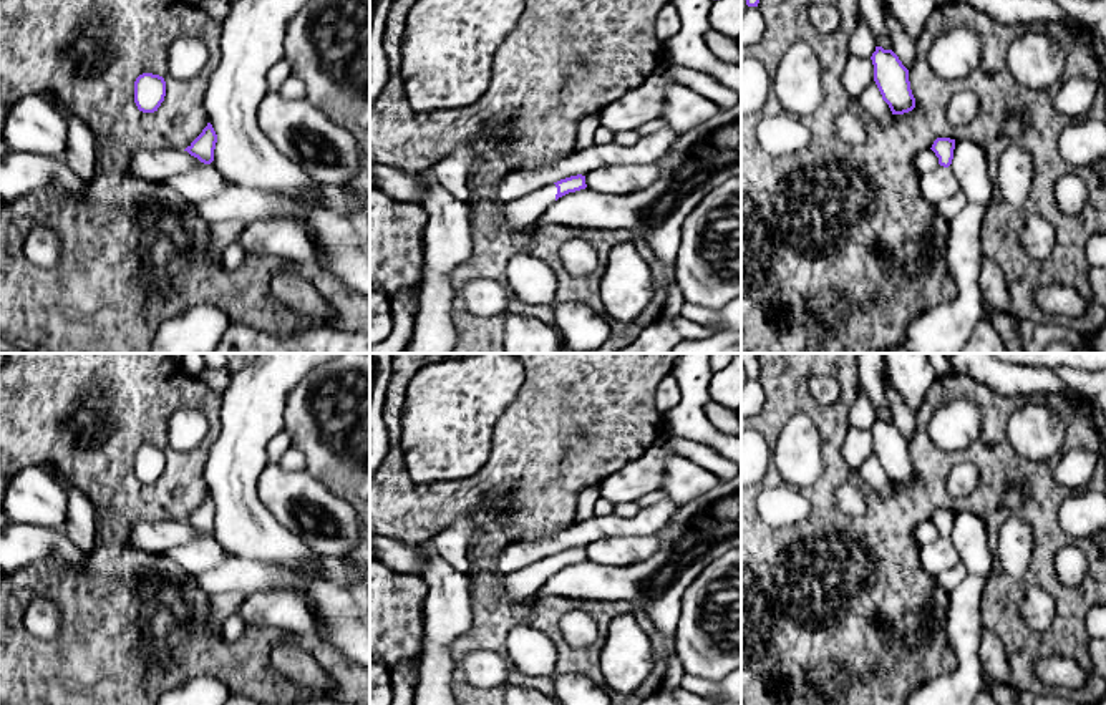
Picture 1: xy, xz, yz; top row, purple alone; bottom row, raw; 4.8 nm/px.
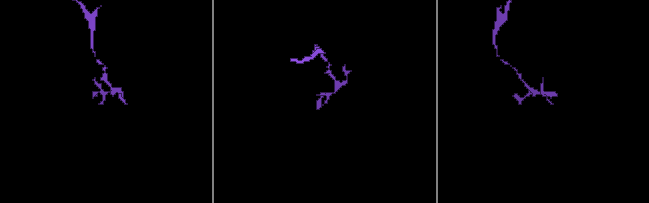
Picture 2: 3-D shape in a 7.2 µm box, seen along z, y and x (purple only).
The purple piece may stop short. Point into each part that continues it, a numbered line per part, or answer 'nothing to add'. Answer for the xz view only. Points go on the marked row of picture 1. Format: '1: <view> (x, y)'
1: xz (519, 214)

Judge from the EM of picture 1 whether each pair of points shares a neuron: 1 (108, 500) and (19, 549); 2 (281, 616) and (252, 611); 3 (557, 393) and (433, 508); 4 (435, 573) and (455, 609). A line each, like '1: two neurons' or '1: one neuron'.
1: two neurons
2: one neuron
3: one neuron
4: one neuron

